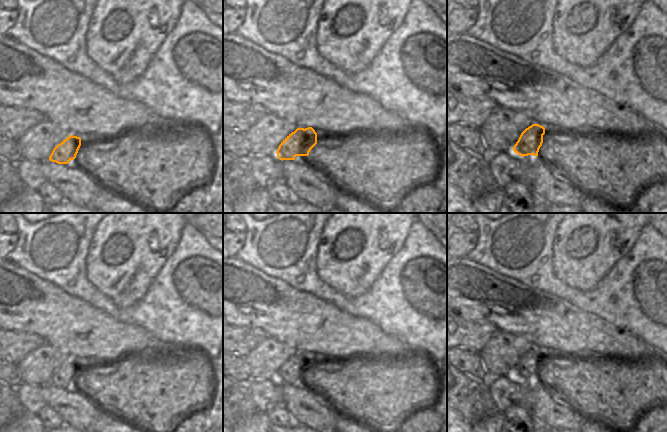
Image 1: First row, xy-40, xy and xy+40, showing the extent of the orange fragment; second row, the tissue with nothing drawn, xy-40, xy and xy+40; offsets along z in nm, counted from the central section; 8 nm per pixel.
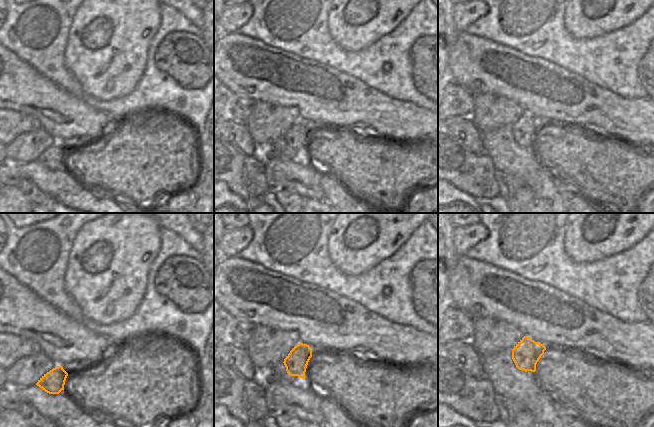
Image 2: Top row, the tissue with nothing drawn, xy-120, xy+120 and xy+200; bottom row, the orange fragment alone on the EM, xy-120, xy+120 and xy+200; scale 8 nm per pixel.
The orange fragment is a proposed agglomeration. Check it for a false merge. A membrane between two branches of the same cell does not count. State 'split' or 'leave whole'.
leave whole

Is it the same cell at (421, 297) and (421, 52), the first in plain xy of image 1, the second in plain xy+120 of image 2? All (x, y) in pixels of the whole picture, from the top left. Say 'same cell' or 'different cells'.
same cell

